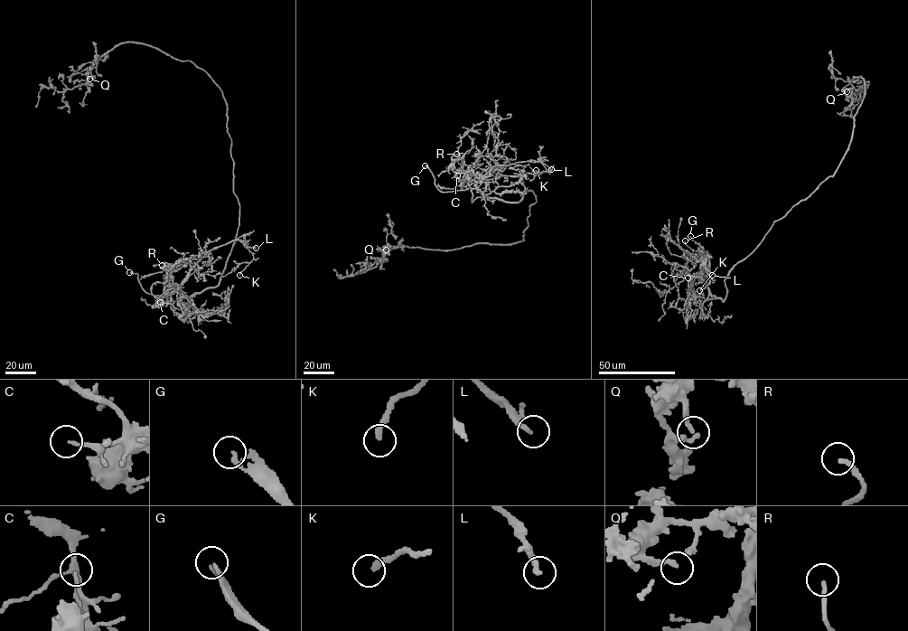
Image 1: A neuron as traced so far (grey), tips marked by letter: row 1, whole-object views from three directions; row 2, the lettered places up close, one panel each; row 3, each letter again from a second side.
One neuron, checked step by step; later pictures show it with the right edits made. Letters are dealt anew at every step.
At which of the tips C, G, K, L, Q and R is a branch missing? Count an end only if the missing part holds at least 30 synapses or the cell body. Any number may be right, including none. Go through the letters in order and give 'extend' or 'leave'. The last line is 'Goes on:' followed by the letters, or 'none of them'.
C: leave
G: extend
K: leave
L: extend
Q: leave
R: leave
Goes on: G, L

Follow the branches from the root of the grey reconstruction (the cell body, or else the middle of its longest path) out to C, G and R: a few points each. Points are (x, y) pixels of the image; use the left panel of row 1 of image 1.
C: (233, 169), (239, 224), (219, 283), (188, 296), (177, 288), (176, 292), (162, 296), (160, 302)
G: (233, 169), (239, 224), (217, 286), (179, 299), (173, 315), (170, 299), (147, 293), (138, 274), (129, 272)
R: (233, 169), (239, 224), (217, 286), (188, 296), (180, 287), (191, 265), (184, 262), (163, 270), (162, 265)

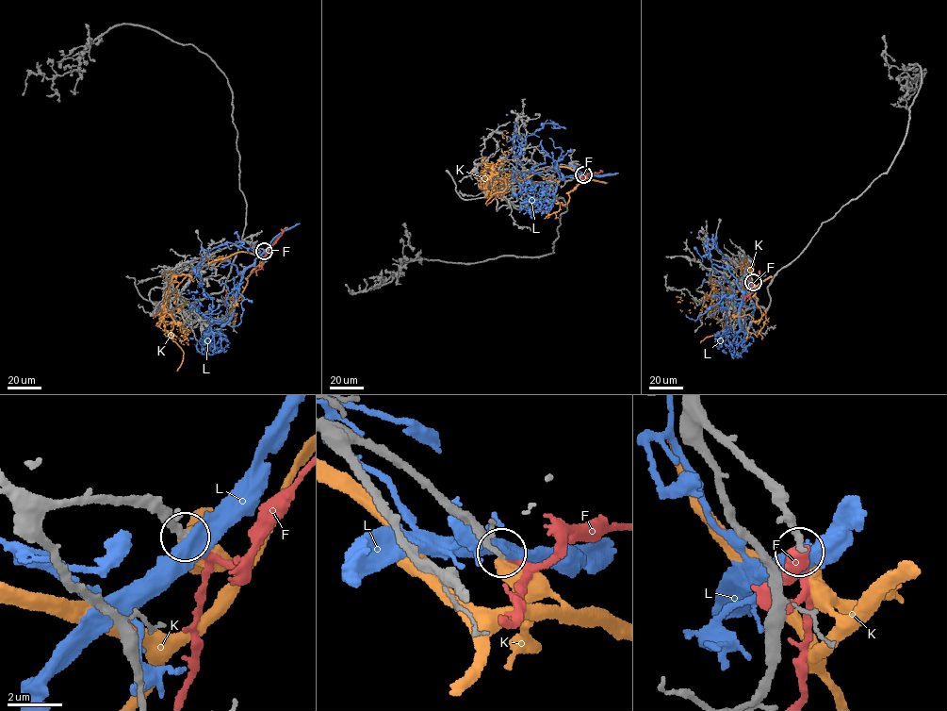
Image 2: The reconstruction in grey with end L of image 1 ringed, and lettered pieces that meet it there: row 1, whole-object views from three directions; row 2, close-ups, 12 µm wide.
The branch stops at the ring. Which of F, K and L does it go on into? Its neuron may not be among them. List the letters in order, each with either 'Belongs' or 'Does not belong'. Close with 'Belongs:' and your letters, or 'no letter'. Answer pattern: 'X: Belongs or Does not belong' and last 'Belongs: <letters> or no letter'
F: Belongs
K: Does not belong
L: Does not belong
Belongs: F

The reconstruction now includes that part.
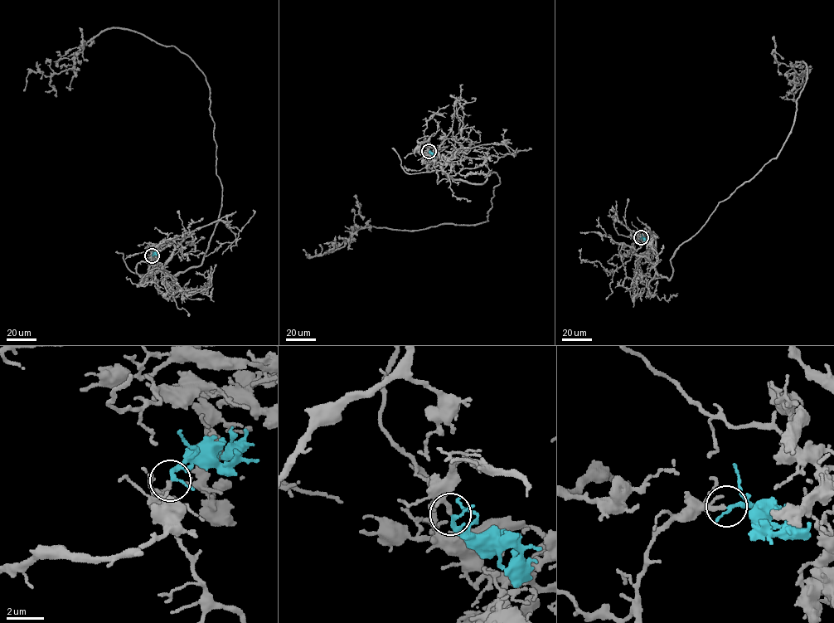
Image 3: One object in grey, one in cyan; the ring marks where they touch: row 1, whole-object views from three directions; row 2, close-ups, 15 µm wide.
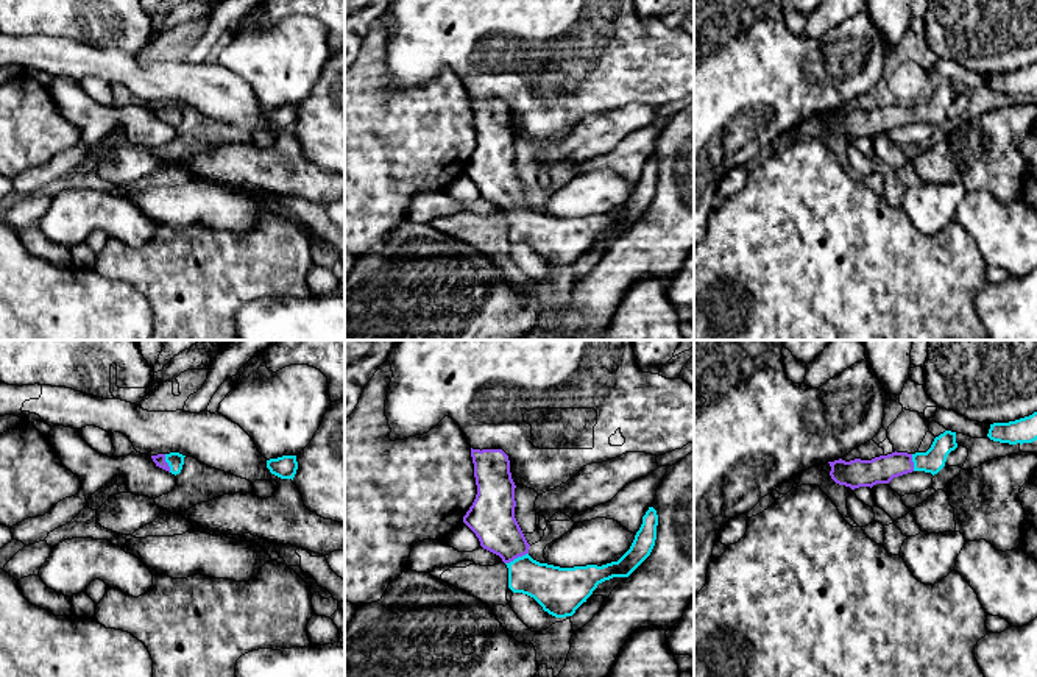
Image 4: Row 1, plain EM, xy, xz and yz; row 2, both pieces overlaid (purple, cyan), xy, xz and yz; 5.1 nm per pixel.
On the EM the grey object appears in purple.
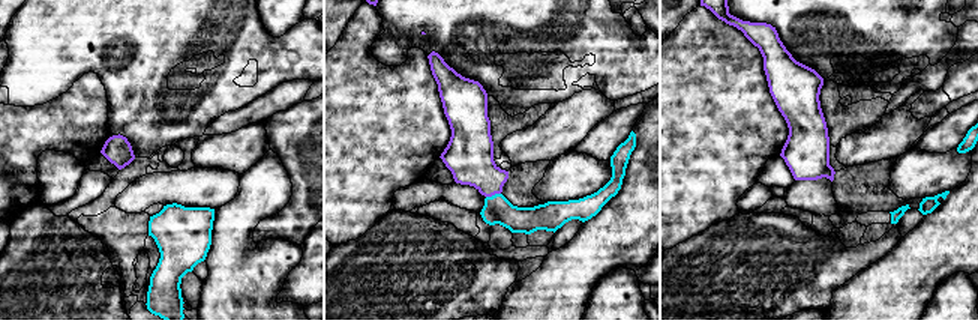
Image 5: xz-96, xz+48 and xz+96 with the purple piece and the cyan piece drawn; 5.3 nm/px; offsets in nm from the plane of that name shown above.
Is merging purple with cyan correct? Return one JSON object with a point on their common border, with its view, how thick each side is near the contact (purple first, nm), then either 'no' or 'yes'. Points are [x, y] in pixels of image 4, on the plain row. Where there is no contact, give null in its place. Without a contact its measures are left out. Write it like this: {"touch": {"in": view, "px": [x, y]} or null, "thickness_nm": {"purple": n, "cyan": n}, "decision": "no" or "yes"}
{"touch": {"in": "xz", "px": [516, 208]}, "thickness_nm": {"purple": 240, "cyan": 220}, "decision": "yes"}

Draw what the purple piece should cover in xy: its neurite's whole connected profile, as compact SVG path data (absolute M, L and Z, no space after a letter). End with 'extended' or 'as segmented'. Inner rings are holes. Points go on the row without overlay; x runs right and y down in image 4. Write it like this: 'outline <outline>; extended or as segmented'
outline M179 103L151 106L156 117L159 117L175 126L181 123L182 115L184 115L184 108L186 106L182 106Z; extended

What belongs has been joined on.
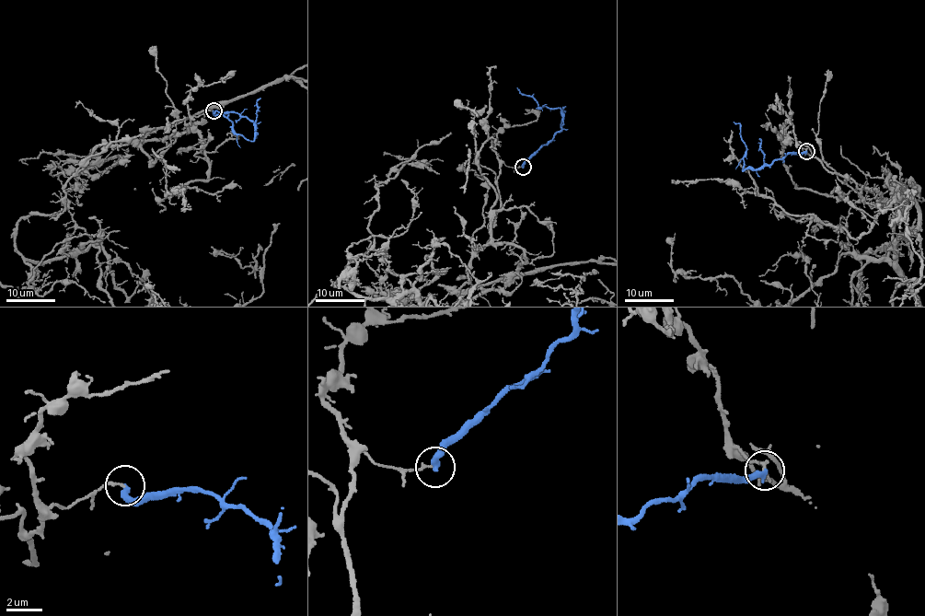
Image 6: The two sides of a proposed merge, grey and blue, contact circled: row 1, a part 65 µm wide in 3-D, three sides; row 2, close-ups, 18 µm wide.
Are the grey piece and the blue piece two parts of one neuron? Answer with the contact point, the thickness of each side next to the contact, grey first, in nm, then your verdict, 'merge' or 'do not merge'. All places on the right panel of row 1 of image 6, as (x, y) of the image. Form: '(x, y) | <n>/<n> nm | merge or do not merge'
(806, 151) | 130/360 nm | do not merge

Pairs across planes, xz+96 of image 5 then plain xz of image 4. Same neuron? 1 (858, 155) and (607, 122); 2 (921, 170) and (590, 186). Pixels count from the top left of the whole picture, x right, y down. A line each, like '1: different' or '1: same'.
1: same
2: same

